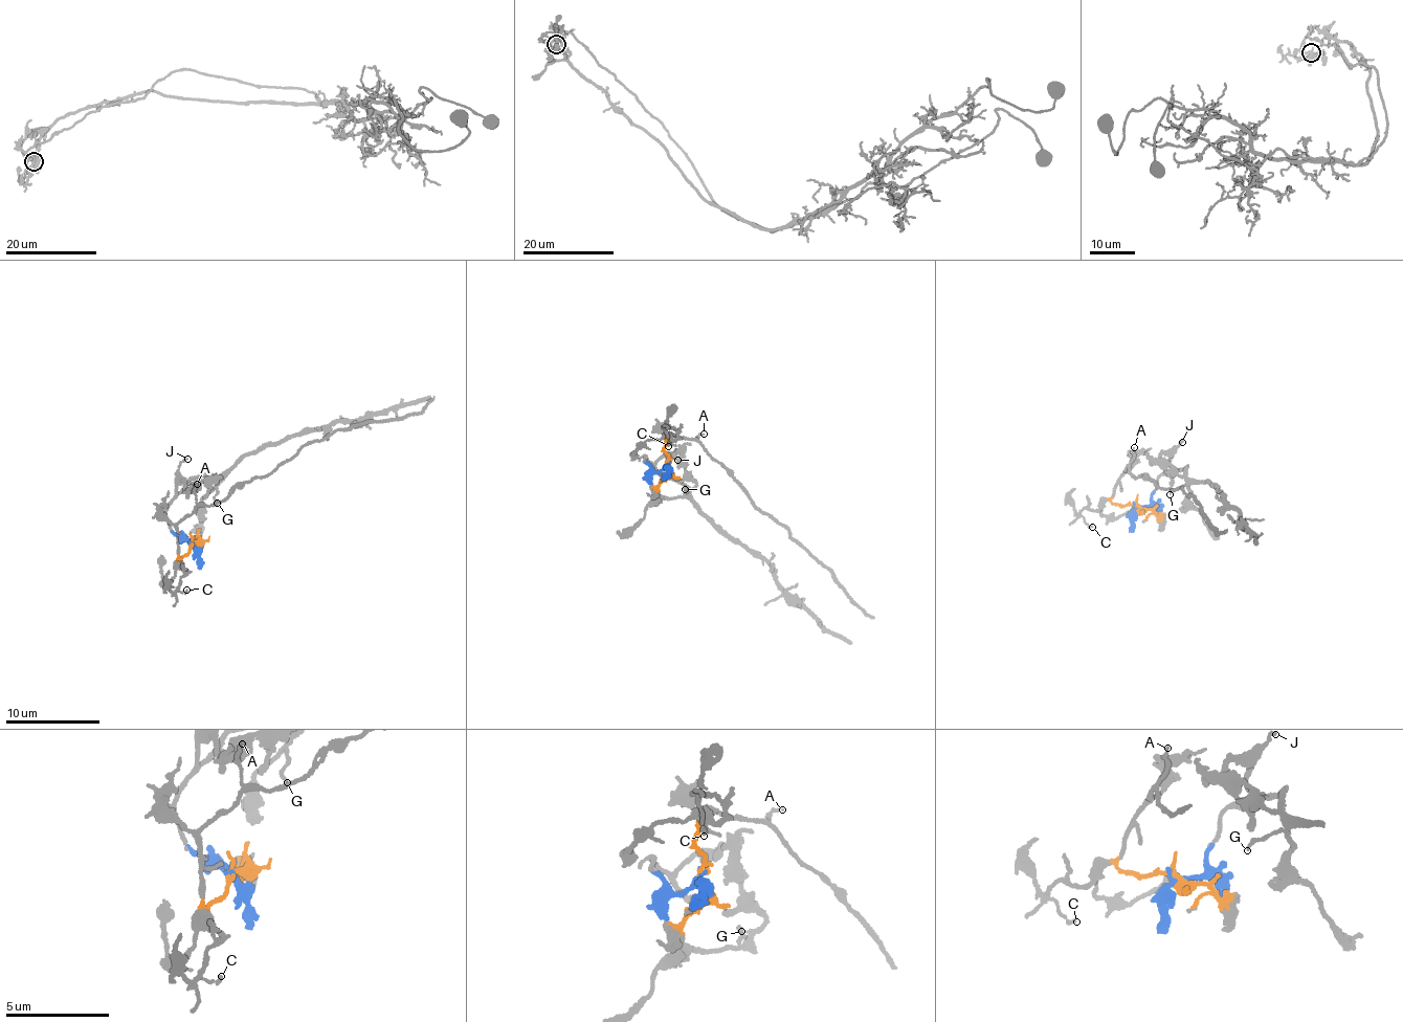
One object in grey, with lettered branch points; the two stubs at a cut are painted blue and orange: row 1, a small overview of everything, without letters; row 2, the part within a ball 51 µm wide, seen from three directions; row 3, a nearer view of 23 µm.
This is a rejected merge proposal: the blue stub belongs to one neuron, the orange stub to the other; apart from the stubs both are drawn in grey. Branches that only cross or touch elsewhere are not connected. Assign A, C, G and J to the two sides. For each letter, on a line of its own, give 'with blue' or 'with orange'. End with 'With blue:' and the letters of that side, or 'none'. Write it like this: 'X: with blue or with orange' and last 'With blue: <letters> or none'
A: with orange
C: with orange
G: with blue
J: with blue
With blue: G, J

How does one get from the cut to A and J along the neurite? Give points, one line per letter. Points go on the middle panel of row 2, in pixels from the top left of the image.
A: (666, 465), (667, 440), (673, 435), (697, 439), (703, 434)
J: (666, 465), (657, 471), (650, 470), (645, 457), (654, 463), (665, 452), (676, 460)

